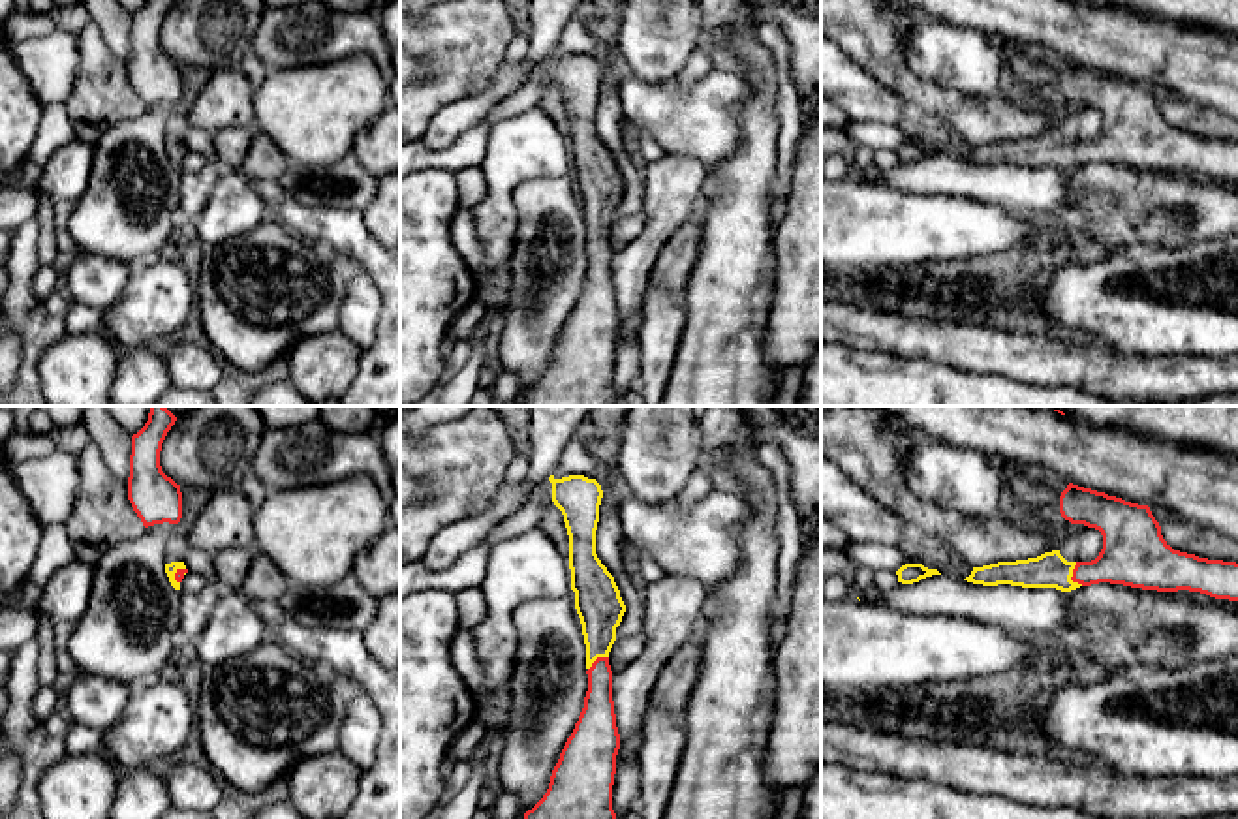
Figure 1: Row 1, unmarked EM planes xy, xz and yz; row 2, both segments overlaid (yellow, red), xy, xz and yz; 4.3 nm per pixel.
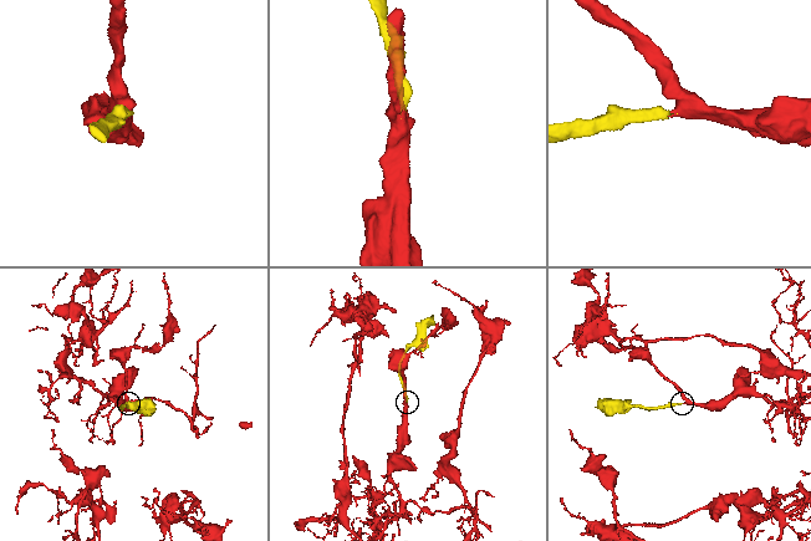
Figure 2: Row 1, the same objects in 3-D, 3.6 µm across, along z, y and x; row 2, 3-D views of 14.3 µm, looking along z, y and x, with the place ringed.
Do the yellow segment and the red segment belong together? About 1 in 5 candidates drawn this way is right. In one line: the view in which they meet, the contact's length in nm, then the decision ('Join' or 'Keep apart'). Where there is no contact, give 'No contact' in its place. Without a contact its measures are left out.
Touches yellow in yz. Shared border 110 nm. Join

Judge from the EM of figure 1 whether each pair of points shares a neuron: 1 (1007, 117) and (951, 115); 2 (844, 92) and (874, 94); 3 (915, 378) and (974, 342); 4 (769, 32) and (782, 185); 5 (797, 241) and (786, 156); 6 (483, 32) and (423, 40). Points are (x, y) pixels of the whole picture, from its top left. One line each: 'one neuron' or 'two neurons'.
1: one neuron
2: one neuron
3: two neurons
4: one neuron
5: two neurons
6: one neuron

